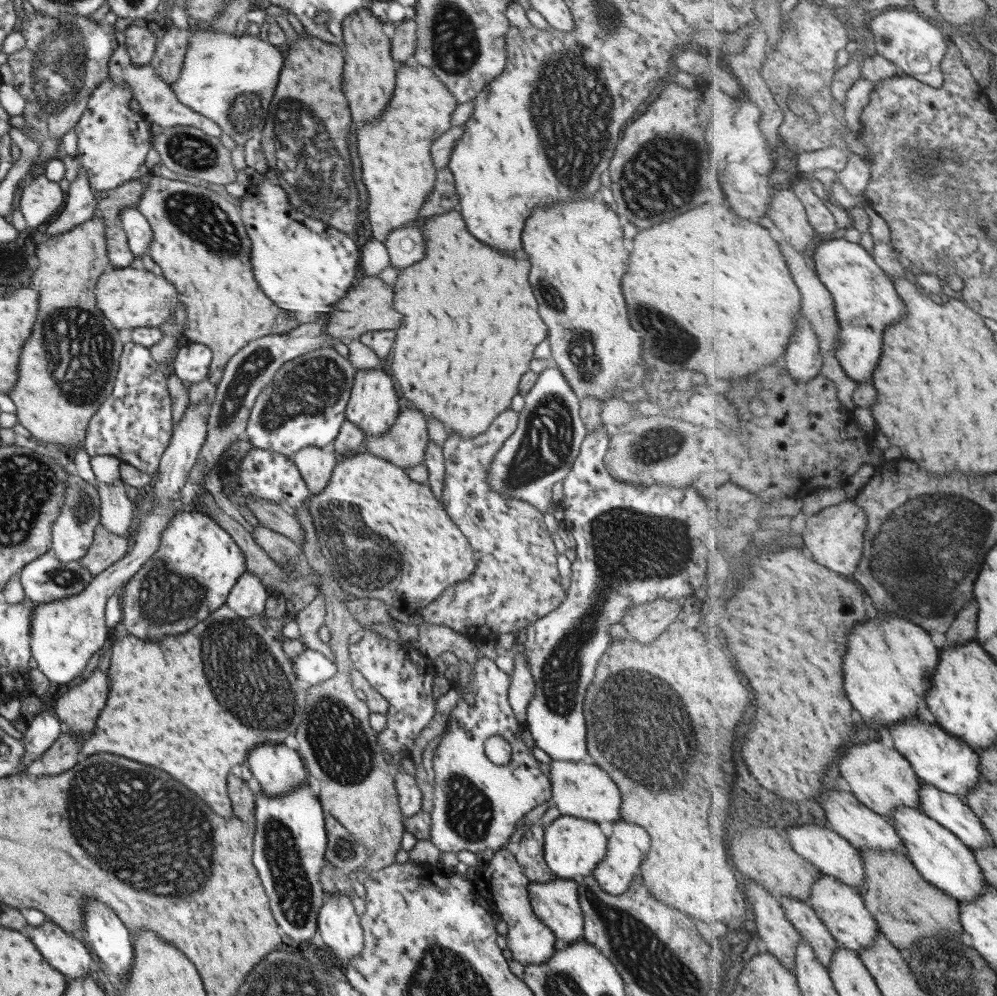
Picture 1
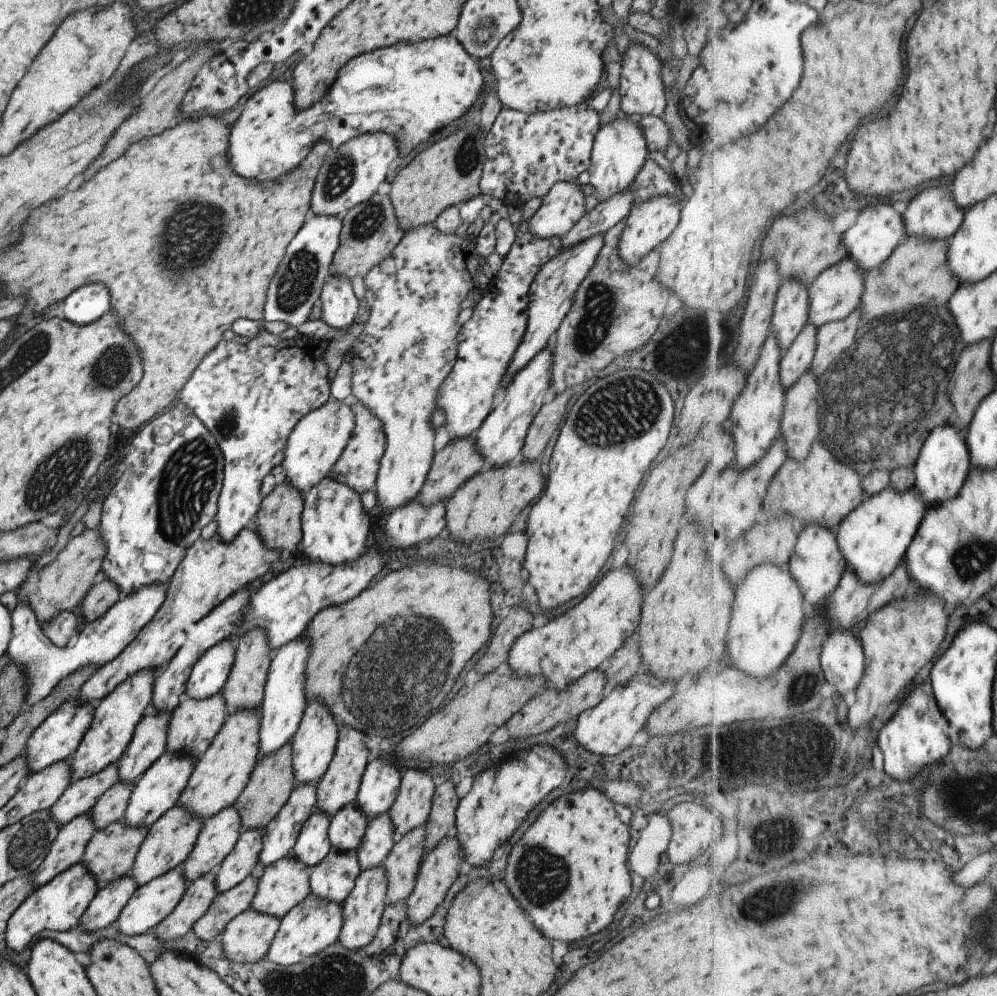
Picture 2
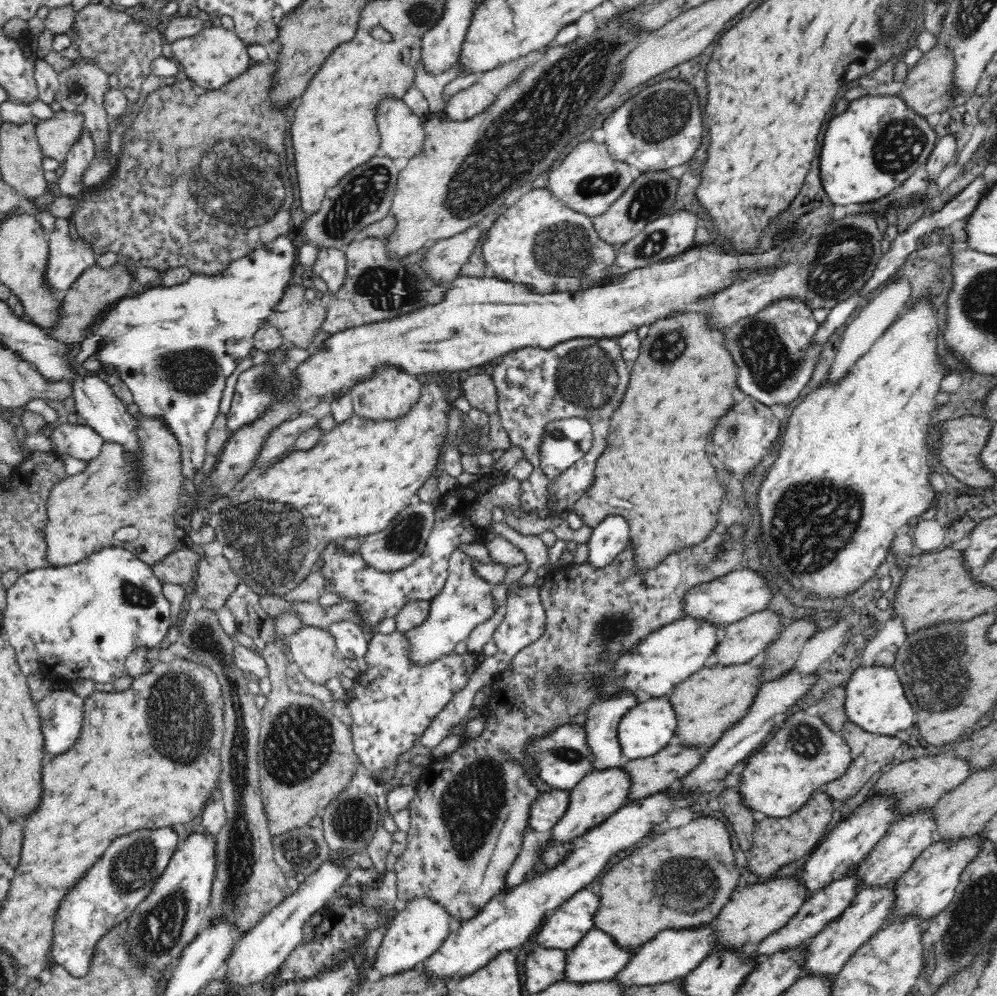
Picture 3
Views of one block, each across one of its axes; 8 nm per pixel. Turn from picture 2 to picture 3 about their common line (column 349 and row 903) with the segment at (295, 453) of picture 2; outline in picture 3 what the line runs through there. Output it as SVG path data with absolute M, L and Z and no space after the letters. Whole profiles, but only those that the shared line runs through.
M419 897L401 906L385 930L375 959L372 961L373 977L390 977L420 967L447 939L453 923L444 909L427 898Z

